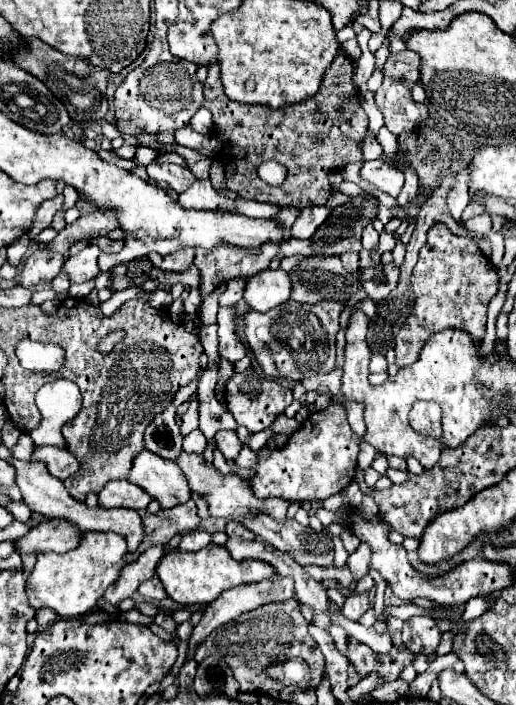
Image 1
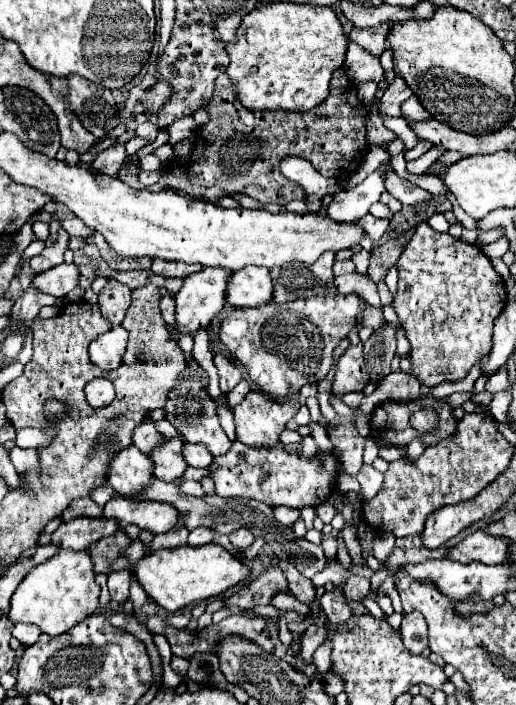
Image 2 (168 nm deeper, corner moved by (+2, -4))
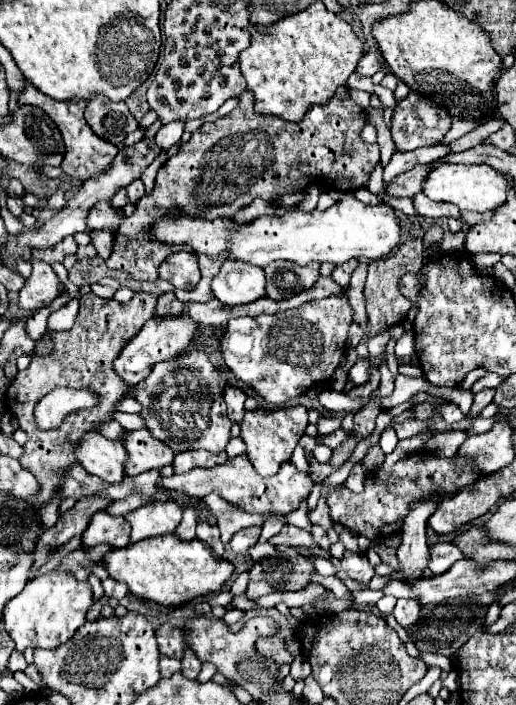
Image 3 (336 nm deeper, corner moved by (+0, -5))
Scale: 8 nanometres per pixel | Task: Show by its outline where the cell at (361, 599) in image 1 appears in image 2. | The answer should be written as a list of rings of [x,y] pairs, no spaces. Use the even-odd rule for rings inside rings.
[[[349,578],[345,588],[343,588],[343,596],[349,602],[363,602],[369,596],[369,580],[367,578]]]

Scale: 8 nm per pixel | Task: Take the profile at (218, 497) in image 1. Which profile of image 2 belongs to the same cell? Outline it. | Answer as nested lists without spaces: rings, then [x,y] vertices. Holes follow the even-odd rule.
[[[167,438],[169,442],[155,448],[151,460],[155,464],[155,476],[163,482],[181,482],[187,464],[183,462],[181,454],[181,438]]]

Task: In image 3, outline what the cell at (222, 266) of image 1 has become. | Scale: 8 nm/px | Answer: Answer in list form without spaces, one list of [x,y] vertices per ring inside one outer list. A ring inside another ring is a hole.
[[[187,315],[149,319],[145,323],[145,327],[141,327],[141,331],[123,347],[121,355],[113,361],[115,373],[123,379],[123,383],[127,383],[127,387],[135,387],[139,381],[143,381],[149,375],[149,371],[155,363],[171,361],[177,355],[181,355],[187,349],[187,345],[191,343],[193,335],[197,333],[197,327],[199,325]]]

